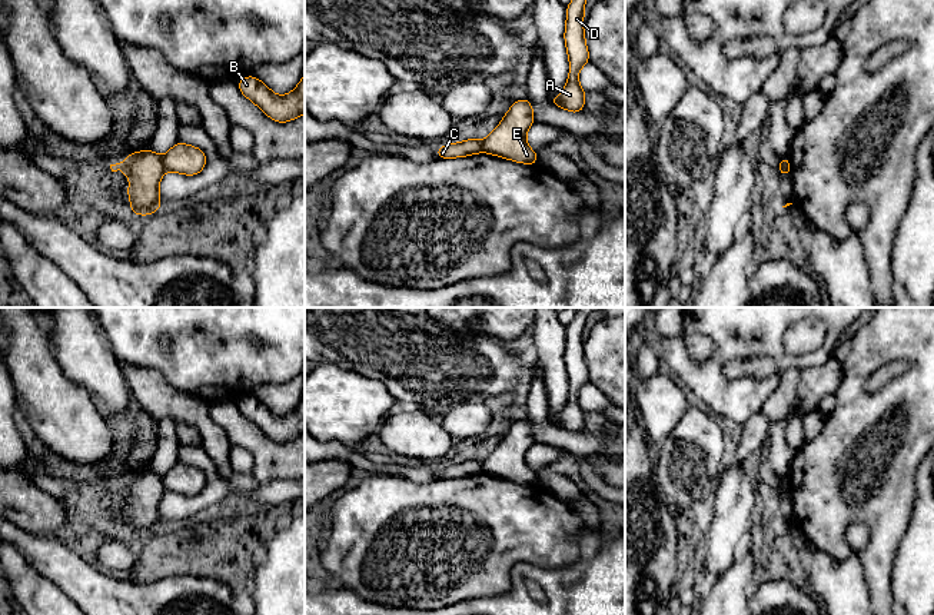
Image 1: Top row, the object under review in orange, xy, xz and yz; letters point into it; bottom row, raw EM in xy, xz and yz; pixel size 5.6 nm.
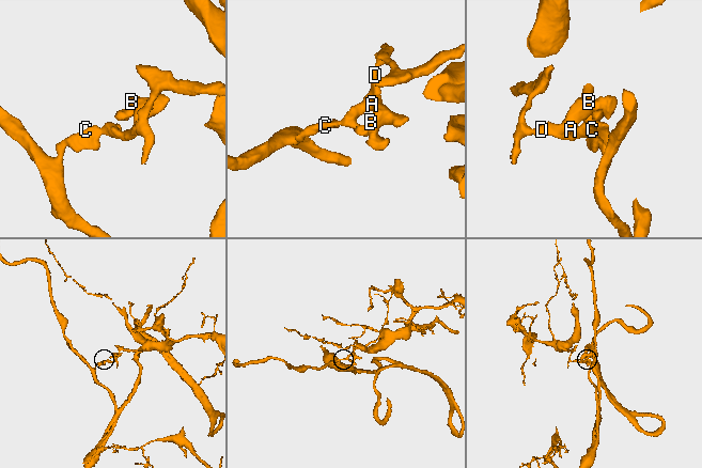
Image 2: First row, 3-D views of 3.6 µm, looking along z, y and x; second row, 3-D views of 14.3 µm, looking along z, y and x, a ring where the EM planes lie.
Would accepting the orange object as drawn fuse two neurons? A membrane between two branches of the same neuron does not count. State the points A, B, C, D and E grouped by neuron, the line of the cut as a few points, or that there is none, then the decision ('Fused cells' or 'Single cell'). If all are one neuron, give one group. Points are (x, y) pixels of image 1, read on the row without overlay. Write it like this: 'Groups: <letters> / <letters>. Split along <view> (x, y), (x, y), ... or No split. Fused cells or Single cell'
Groups: A B D E / C. Split along xy (162, 478), (166, 491). Fused cells

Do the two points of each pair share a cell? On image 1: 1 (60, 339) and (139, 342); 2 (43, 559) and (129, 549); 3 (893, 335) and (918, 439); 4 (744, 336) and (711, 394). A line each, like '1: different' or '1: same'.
1: different
2: different
3: same
4: same

